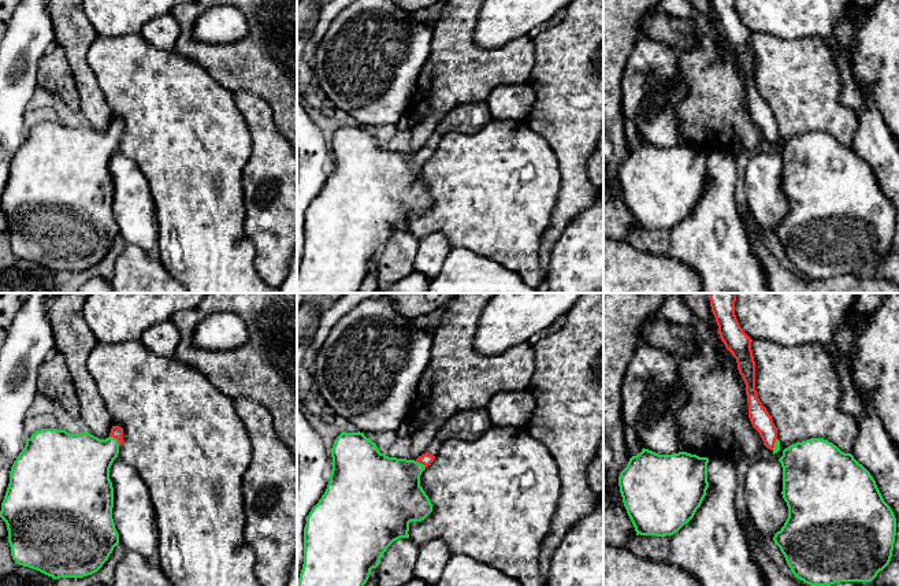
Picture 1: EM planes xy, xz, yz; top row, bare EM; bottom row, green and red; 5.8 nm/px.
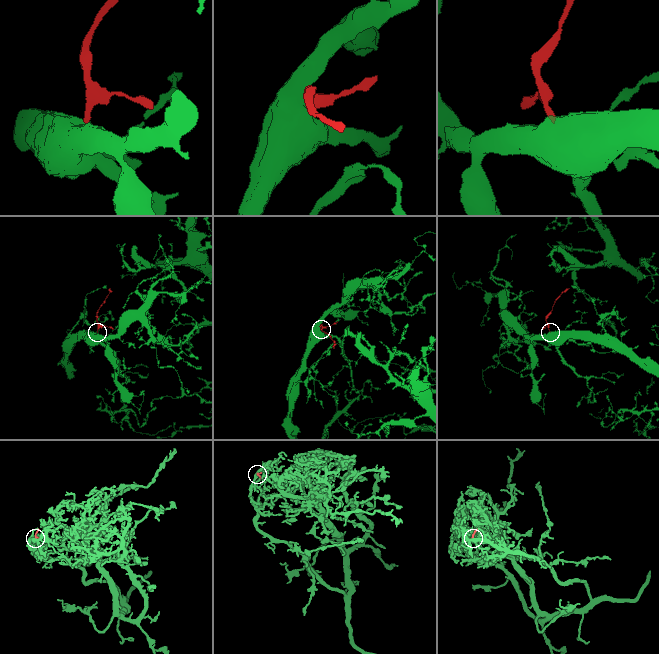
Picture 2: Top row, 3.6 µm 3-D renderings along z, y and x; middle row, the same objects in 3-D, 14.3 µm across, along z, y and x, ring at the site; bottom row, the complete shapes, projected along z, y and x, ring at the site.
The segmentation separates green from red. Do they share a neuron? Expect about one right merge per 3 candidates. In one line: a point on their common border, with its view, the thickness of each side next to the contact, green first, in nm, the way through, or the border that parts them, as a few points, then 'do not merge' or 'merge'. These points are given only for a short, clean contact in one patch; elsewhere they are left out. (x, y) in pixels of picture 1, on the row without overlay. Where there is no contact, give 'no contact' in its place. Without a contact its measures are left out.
meets green in xy at (116, 133); 340 nm thick on the green side, 70 nm on the other; runs through xy (81, 156), (101, 147), (116, 133), (116, 125); merge

